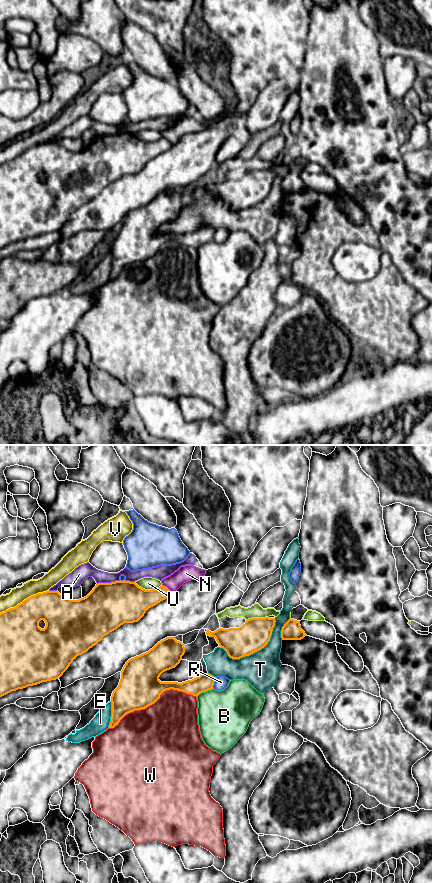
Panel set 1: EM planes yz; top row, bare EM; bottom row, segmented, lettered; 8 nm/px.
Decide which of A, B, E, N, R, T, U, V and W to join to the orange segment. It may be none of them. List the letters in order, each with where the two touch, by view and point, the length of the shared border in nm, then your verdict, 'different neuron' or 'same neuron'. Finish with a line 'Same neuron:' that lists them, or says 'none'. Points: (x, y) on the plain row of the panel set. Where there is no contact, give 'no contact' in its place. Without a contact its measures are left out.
A: yz (108, 135) | 190 nm | different neuron
B: yz (204, 243) | 150 nm | different neuron
E: yz (112, 266) | 220 nm | different neuron
N: yz (167, 140) | 110 nm | different neuron
R: yz (213, 235) | 100 nm | different neuron
T: yz (255, 203) | 500 nm | different neuron
U: yz (148, 142) | 240 nm | different neuron
V: yz (24, 152) | 440 nm | different neuron
W: yz (153, 255) | 750 nm | different neuron
Same neuron: none

